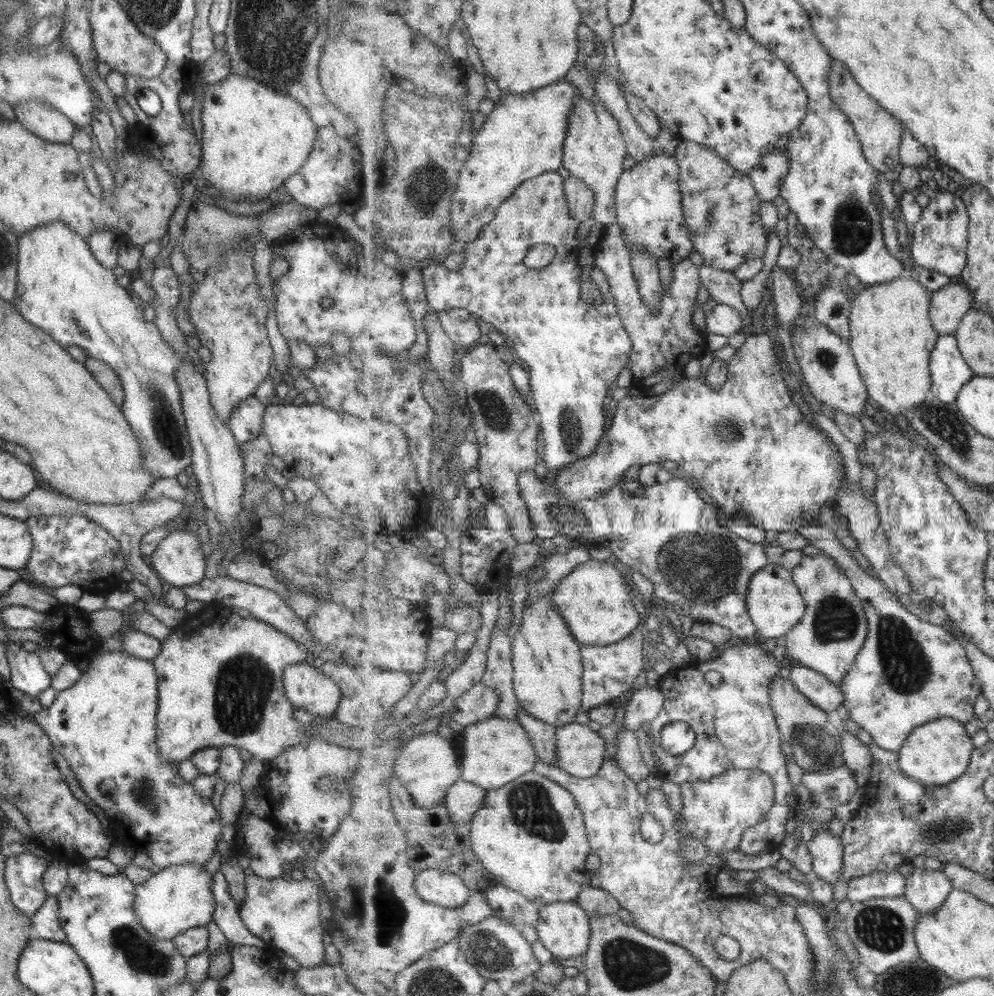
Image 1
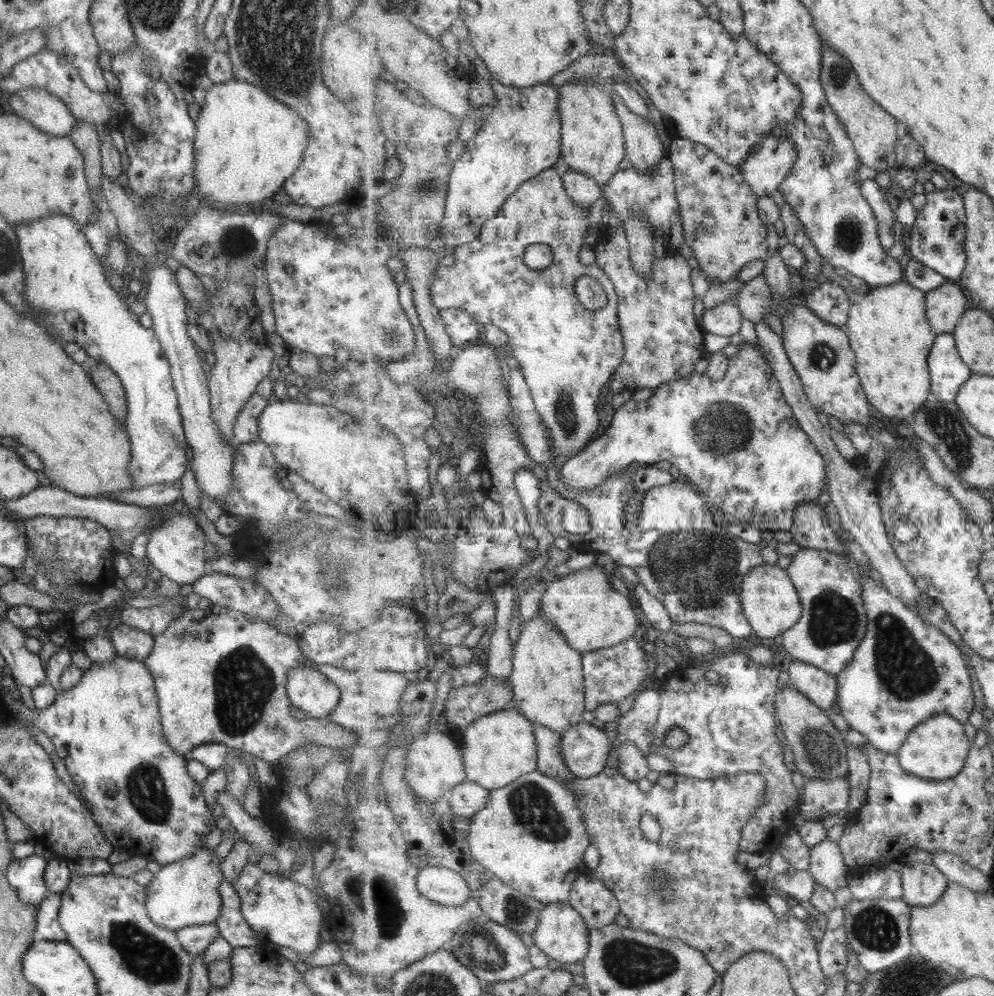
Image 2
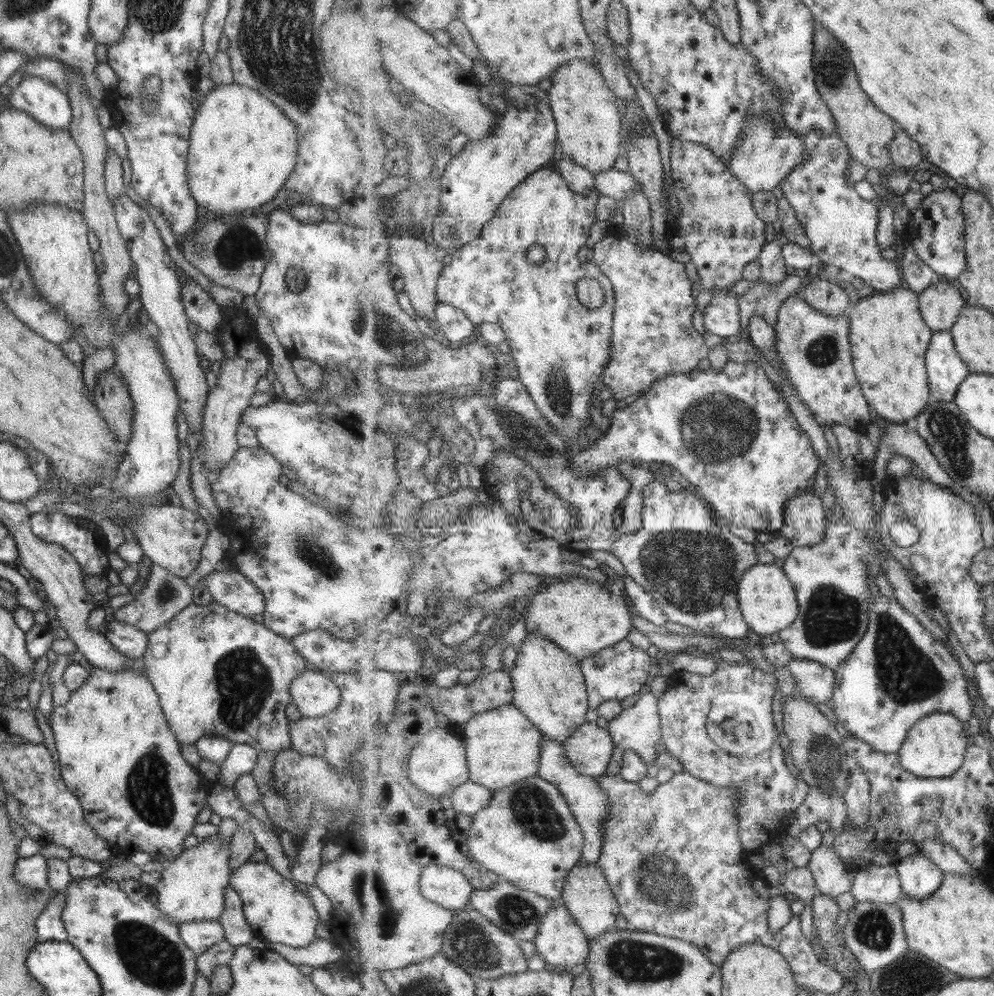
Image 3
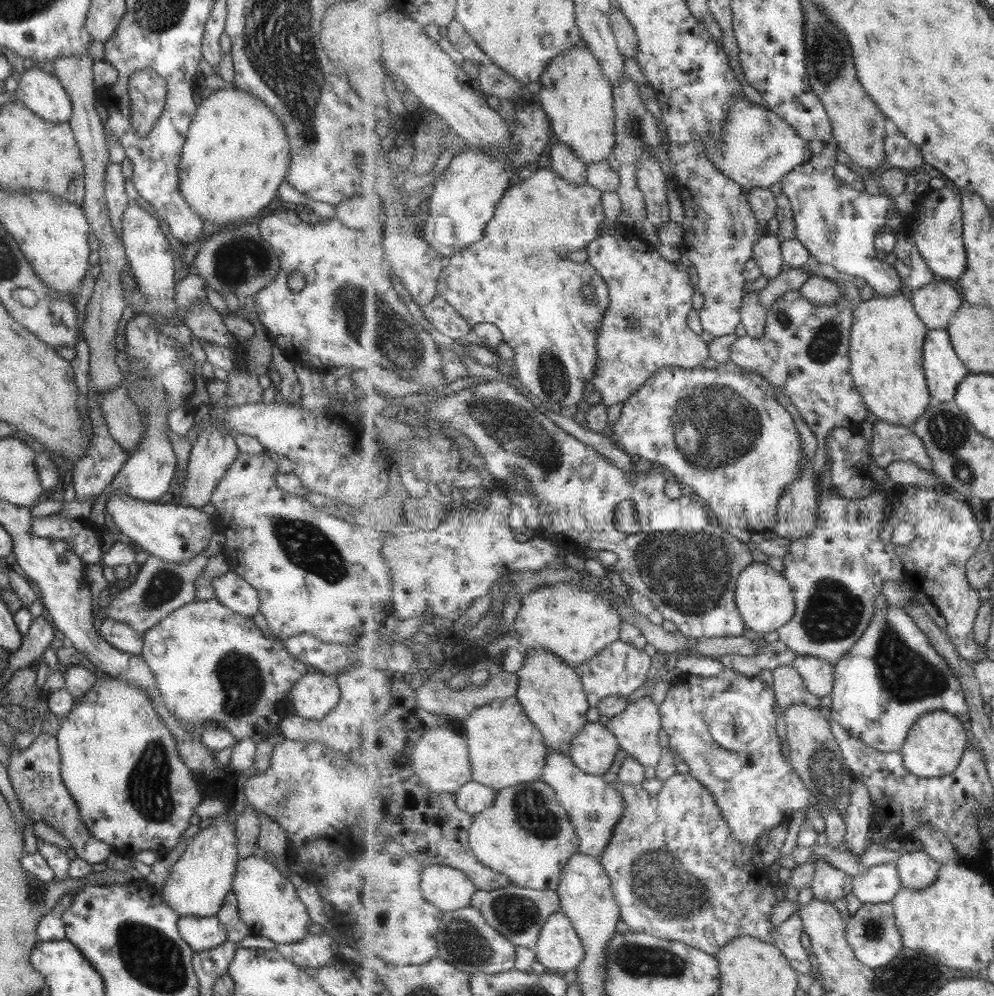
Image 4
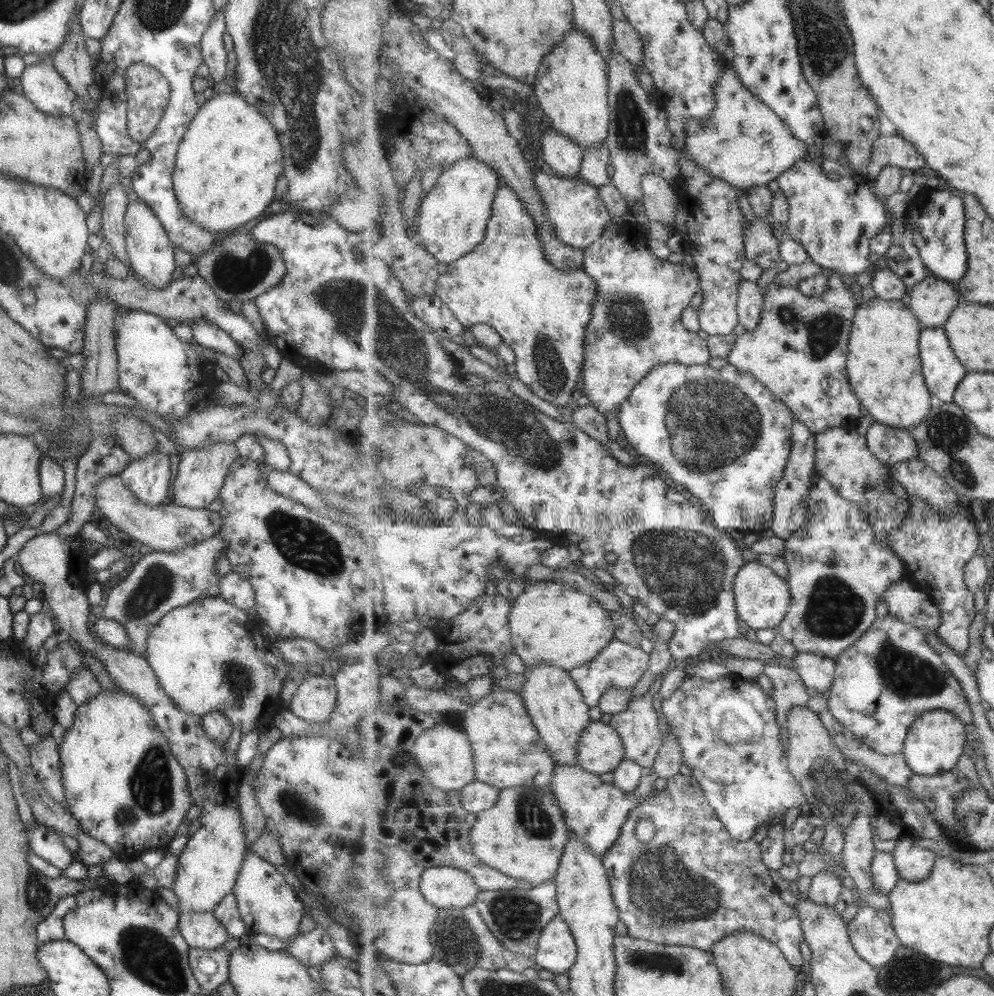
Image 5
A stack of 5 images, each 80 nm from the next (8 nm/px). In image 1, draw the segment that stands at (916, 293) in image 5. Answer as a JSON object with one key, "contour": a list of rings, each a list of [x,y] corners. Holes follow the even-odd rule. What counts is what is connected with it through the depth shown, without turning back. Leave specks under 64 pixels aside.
{"contour":[[[951,284],[932,292],[930,317],[940,335],[954,335],[971,306],[972,293],[965,286]]]}

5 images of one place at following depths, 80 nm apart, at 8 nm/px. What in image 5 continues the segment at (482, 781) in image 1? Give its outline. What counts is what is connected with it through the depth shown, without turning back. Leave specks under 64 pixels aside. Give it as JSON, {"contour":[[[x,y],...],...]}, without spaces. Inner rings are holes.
{"contour":[[[492,688],[490,693],[469,707],[463,716],[463,729],[468,734],[474,748],[477,781],[492,784],[499,790],[518,786],[527,786],[539,791],[546,790],[546,788],[553,789],[556,762],[546,743],[542,741],[538,727],[531,719],[521,691]]]}

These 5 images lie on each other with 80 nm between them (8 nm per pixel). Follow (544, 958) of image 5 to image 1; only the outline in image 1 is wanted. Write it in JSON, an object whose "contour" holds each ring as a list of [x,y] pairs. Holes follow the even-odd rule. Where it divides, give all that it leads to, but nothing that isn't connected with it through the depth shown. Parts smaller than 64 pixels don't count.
{"contour":[[[574,901],[541,905],[539,942],[557,958],[585,957],[592,938],[589,916]]]}

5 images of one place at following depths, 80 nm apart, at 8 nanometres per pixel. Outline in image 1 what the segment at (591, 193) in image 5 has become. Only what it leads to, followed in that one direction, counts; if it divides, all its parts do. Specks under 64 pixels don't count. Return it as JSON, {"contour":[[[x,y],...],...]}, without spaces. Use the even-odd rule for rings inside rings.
{"contour":[[[557,171],[548,172],[538,177],[532,178],[519,185],[515,192],[498,208],[496,217],[485,226],[482,234],[475,241],[467,243],[464,248],[464,263],[457,270],[449,270],[440,262],[431,264],[422,270],[424,274],[424,283],[426,286],[426,293],[428,296],[428,303],[436,311],[450,310],[453,308],[464,308],[474,314],[482,323],[491,323],[498,332],[502,333],[509,345],[512,345],[516,351],[517,356],[520,358],[523,366],[529,371],[531,380],[531,397],[533,407],[539,414],[539,421],[542,427],[540,440],[543,443],[542,460],[550,471],[561,472],[571,468],[571,464],[581,462],[585,458],[589,458],[591,454],[595,454],[595,450],[599,448],[605,432],[605,424],[607,424],[607,415],[605,413],[605,396],[607,396],[607,387],[613,380],[619,378],[621,370],[627,367],[630,361],[630,356],[633,352],[633,343],[630,333],[624,326],[622,318],[620,317],[618,306],[614,298],[614,292],[611,290],[610,280],[607,275],[597,266],[591,271],[591,280],[597,285],[598,290],[602,294],[601,305],[589,305],[581,299],[581,265],[578,258],[580,255],[581,244],[578,241],[578,232],[580,231],[580,222],[570,215],[570,206],[564,191],[564,180],[557,173]],[[536,244],[552,244],[557,249],[557,254],[553,262],[545,268],[533,269],[525,264],[524,258],[527,256],[529,249]]]}

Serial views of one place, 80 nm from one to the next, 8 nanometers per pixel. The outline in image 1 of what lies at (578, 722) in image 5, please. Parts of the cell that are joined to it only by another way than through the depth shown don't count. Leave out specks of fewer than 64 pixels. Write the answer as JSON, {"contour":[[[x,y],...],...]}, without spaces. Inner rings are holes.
{"contour":[[[552,593],[525,601],[522,623],[512,641],[514,689],[520,709],[556,728],[575,722],[582,709],[584,664],[581,645],[558,611]]]}

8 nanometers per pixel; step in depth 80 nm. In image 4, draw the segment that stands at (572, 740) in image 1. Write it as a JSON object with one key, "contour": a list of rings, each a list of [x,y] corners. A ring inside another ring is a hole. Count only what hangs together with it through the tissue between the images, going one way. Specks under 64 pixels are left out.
{"contour":[[[587,722],[572,742],[570,757],[587,774],[601,777],[611,770],[619,749],[618,736],[609,726]]]}

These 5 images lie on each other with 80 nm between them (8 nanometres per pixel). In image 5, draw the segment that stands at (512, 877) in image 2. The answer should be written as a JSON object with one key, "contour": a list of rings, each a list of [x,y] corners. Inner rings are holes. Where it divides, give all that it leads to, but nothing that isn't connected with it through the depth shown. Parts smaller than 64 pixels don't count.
{"contour":[[[527,786],[502,789],[497,804],[477,815],[470,837],[474,853],[484,863],[533,886],[556,878],[573,831],[566,823],[553,789],[539,791]]]}

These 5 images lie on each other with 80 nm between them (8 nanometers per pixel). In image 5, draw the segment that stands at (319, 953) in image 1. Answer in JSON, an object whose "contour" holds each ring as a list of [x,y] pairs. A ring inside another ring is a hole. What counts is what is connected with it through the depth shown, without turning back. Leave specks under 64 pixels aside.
{"contour":[[[247,852],[244,856],[231,894],[236,898],[241,922],[252,936],[265,934],[283,942],[297,934],[301,917],[305,915],[302,902],[274,866],[255,853]]]}

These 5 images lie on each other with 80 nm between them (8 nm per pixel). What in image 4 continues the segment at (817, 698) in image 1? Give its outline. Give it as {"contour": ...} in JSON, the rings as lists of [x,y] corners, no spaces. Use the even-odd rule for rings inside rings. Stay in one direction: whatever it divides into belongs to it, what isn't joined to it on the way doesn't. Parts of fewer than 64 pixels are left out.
{"contour":[[[796,655],[792,664],[803,677],[807,690],[827,701],[834,689],[836,666],[816,656]]]}

